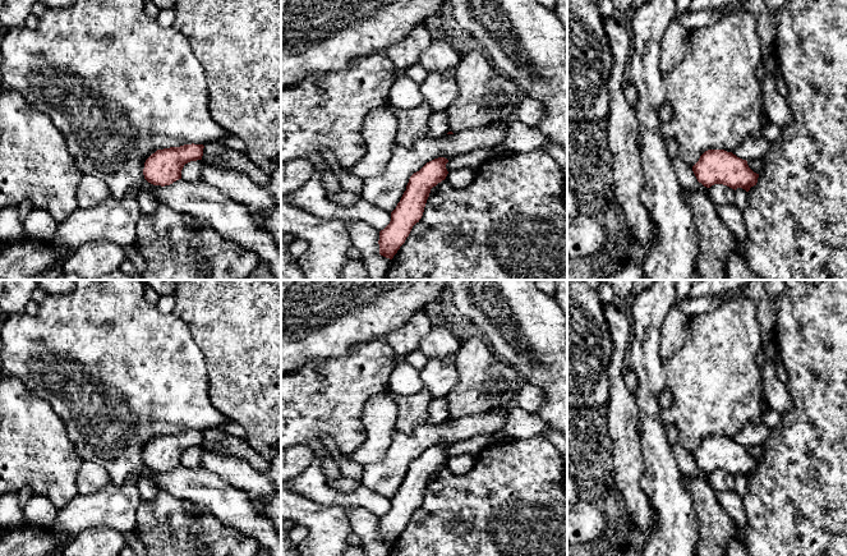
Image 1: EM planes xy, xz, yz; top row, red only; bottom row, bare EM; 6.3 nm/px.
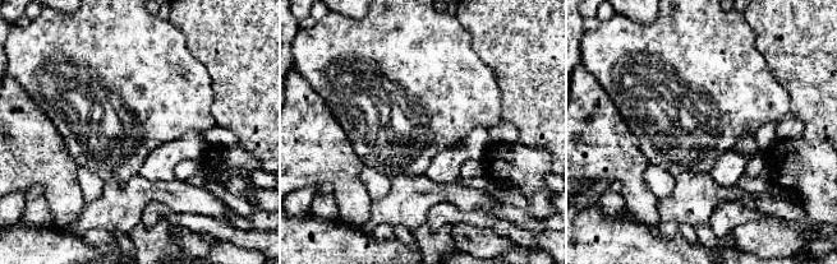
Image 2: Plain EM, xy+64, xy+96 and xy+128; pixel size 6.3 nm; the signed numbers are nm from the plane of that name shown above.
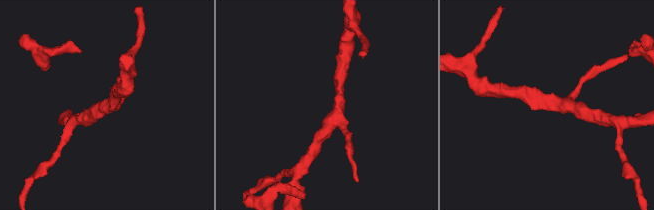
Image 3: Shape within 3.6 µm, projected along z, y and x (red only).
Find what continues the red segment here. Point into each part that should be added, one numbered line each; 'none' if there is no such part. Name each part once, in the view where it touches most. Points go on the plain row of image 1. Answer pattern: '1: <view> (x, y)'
none

